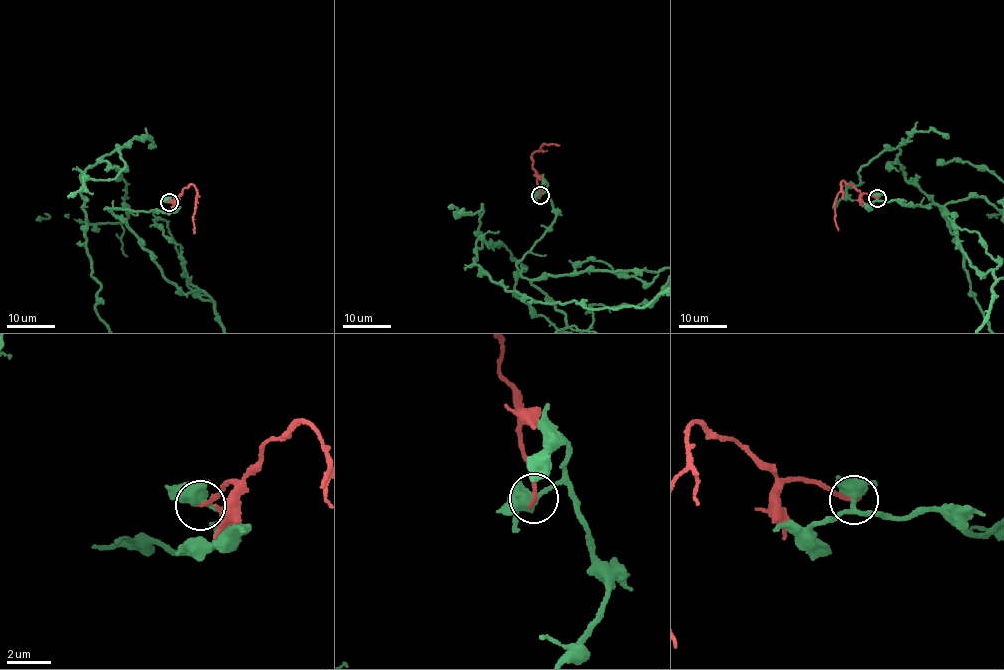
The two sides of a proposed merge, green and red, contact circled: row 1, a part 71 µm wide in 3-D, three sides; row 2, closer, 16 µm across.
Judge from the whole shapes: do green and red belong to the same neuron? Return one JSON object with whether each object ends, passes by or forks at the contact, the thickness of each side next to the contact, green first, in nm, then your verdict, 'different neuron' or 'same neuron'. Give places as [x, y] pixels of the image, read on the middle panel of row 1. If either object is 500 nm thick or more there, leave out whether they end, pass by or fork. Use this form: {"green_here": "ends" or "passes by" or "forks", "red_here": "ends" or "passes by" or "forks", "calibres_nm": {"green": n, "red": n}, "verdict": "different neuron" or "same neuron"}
{"green_here": "forks", "red_here": "ends", "calibres_nm": {"green": 440, "red": 240}, "verdict": "different neuron"}

